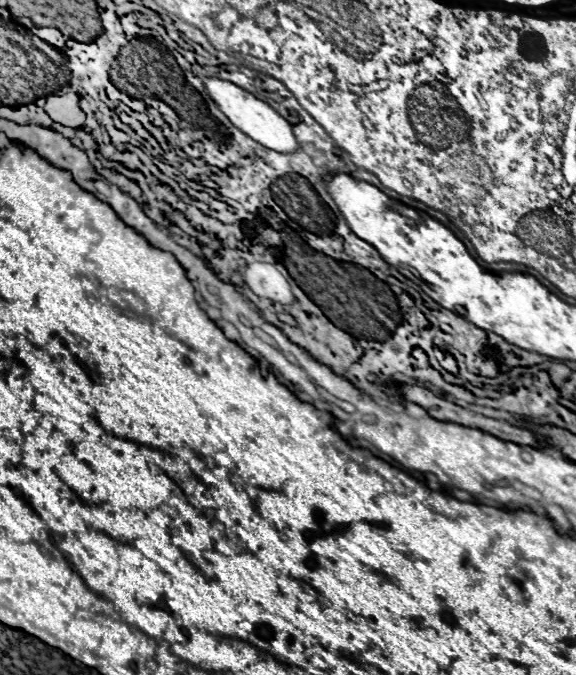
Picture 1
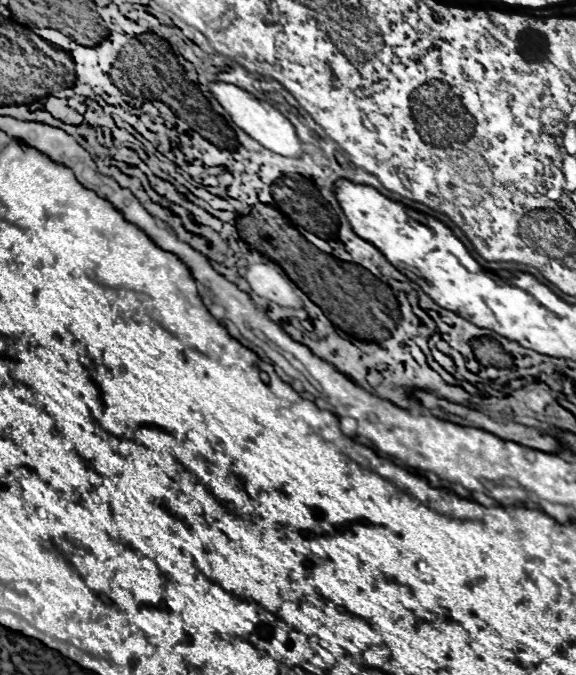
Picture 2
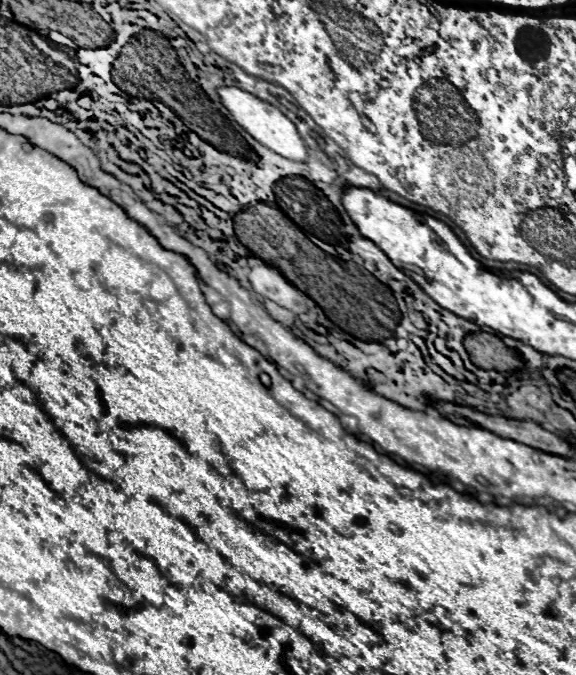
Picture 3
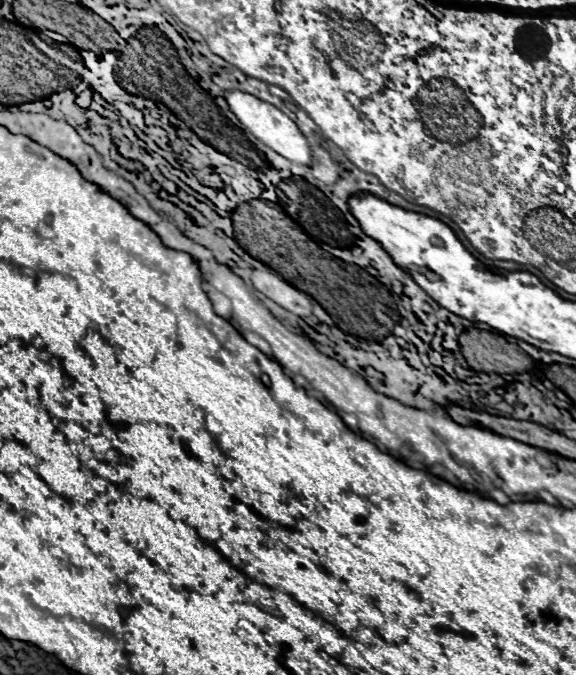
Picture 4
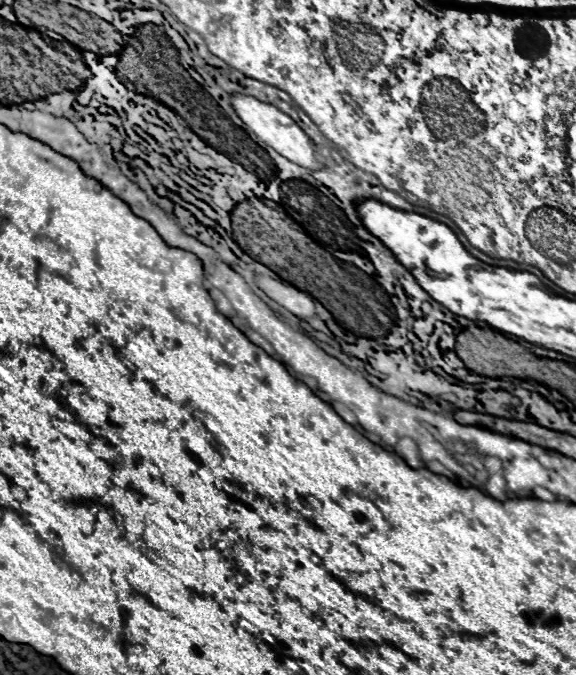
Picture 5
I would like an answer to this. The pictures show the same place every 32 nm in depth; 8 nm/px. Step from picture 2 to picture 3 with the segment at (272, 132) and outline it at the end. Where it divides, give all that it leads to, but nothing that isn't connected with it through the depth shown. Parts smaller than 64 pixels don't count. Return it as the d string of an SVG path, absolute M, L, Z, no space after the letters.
M220 88L218 90L224 106L228 108L228 112L234 116L234 120L250 134L254 136L260 144L264 144L266 148L278 152L284 158L296 160L296 162L304 162L308 158L308 148L302 140L302 136L298 134L296 126L292 124L292 120L288 120L288 116L284 116L276 106L262 102L260 98L240 90L240 88Z

